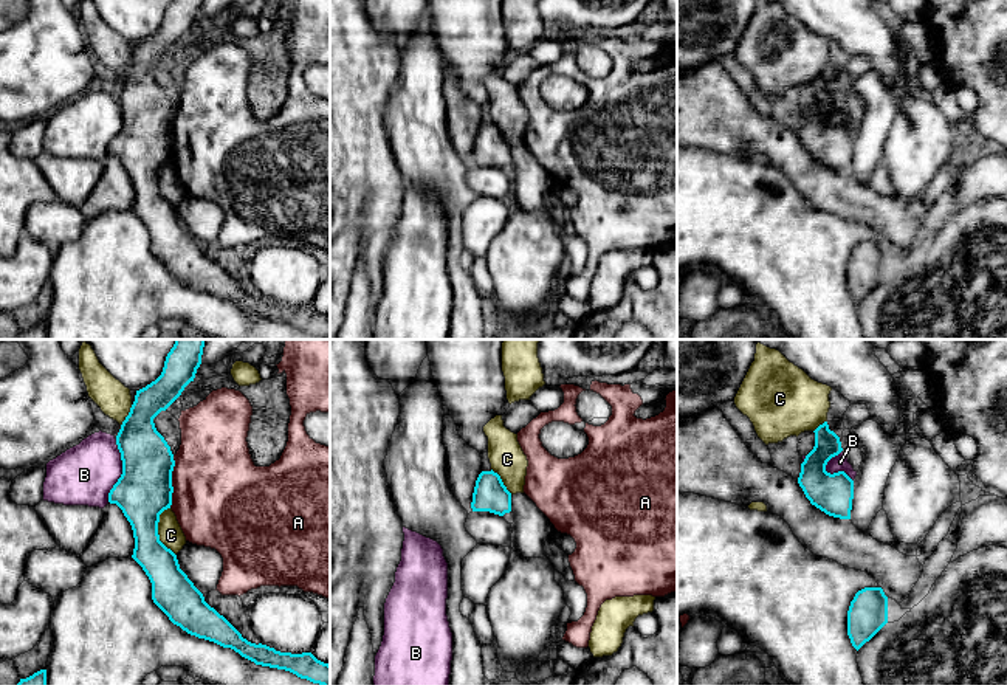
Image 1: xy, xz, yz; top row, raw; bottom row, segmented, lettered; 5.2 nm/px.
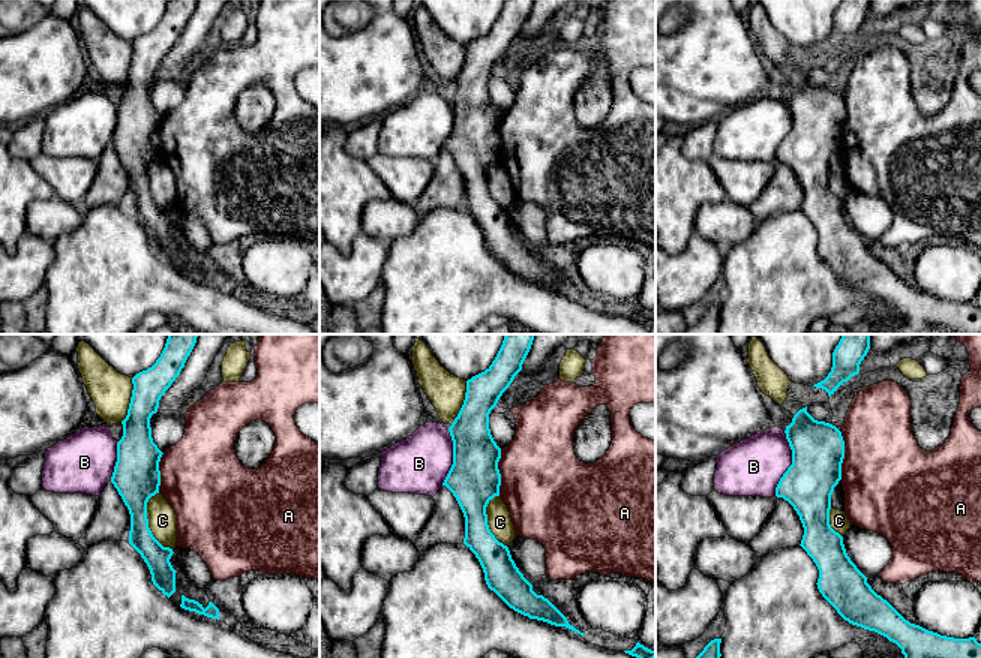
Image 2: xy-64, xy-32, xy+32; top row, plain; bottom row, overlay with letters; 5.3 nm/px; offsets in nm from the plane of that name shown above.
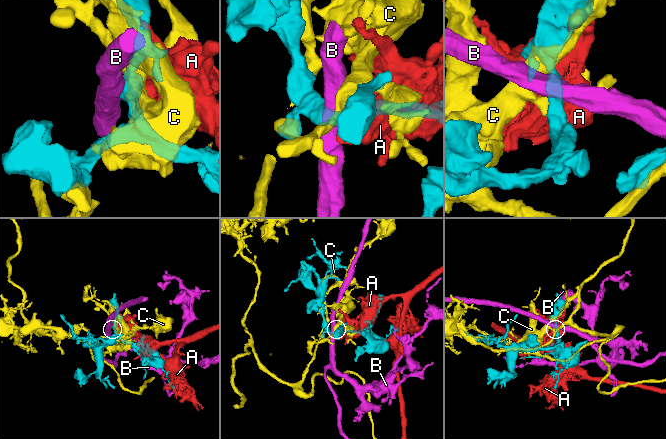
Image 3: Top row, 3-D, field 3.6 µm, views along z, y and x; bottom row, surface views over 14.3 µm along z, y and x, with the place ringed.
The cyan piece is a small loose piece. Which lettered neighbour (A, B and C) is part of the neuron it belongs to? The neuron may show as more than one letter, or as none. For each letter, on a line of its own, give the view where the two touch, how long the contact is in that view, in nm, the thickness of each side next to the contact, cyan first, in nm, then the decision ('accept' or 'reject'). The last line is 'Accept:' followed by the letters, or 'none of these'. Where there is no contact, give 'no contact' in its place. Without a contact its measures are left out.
A: xy | 280 nm | 280/460 nm | reject
B: xy | 340 nm | 280/320 nm | reject
C: xy | 260 nm | 280/120 nm | reject
Accept: none of these

